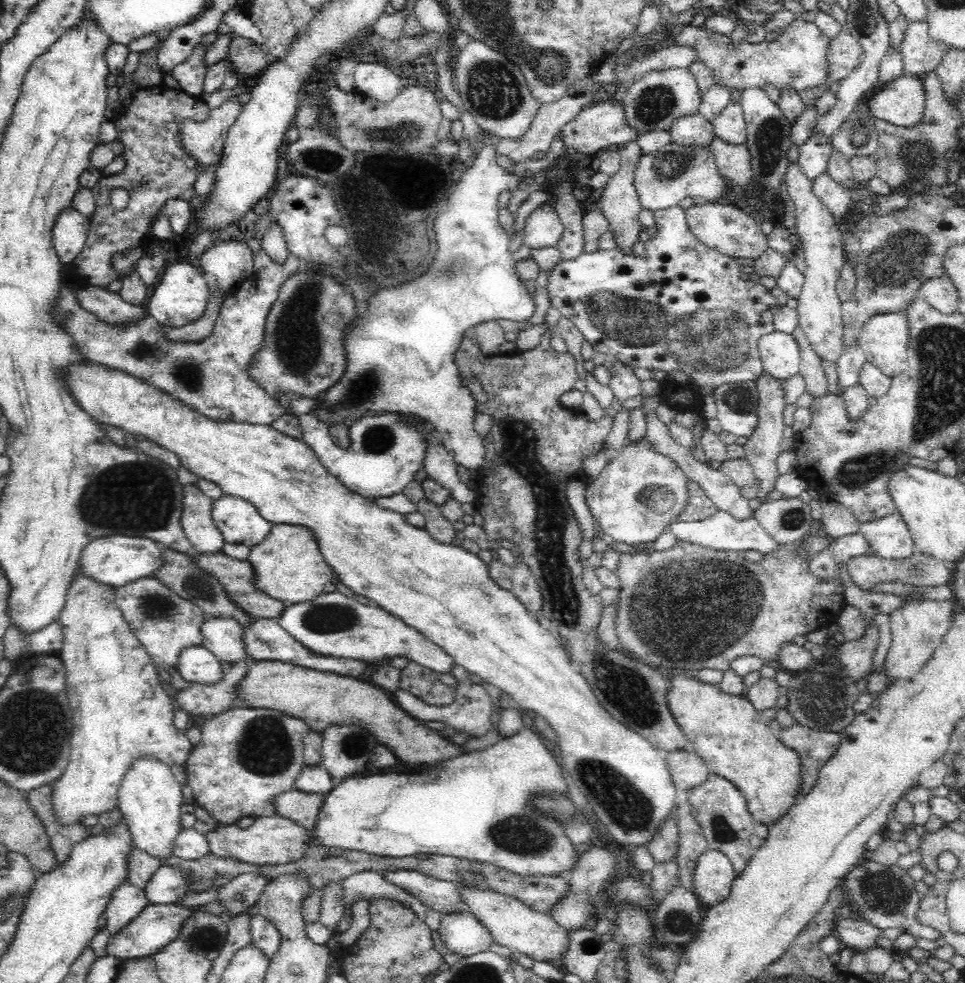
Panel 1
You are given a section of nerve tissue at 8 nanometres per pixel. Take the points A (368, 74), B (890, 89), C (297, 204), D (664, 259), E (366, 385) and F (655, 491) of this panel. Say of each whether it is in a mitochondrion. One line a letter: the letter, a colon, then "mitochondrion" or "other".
A: other
B: other
C: other
D: other
E: mitochondrion
F: mitochondrion

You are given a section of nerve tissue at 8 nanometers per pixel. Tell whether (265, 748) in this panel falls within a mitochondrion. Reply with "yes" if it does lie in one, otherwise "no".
yes

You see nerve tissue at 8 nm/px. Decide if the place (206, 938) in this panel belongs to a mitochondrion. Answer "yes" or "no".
yes

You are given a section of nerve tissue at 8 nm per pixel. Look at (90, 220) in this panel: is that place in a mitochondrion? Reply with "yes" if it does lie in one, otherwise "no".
no

